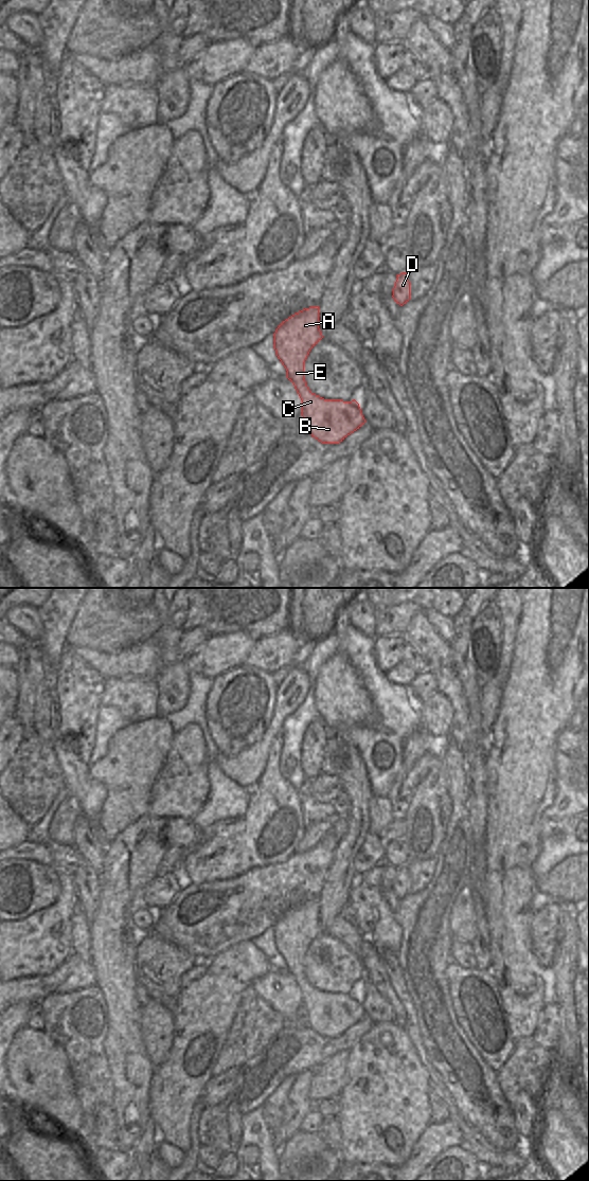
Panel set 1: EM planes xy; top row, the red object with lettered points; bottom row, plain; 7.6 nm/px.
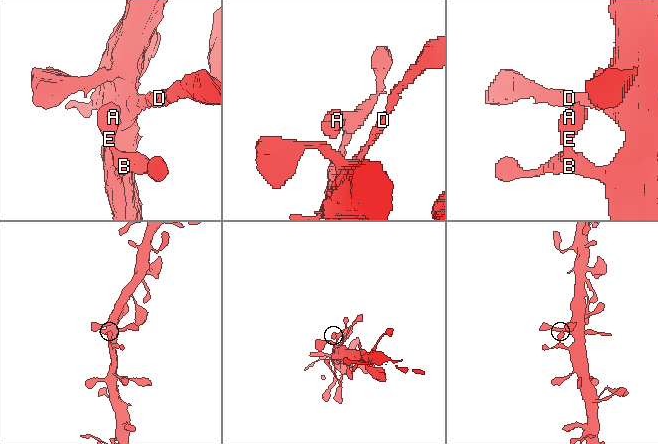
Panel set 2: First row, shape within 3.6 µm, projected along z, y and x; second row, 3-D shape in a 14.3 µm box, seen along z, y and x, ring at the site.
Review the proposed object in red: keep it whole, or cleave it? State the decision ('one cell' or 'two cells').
one cell

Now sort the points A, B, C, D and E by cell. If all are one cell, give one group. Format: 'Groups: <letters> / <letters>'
Groups: A B C D E.

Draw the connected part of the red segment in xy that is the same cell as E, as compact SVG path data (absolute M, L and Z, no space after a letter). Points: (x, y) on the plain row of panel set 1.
M311 899L279 918L274 926L274 943L302 994L306 1024L322 1037L339 1037L359 1022L365 1013L355 992L324 992L311 986L306 979L304 955L322 931L319 899Z

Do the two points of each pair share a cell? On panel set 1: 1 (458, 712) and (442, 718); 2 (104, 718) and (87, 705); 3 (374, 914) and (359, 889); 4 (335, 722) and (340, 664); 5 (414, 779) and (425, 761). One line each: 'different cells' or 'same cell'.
1: different cells
2: different cells
3: same cell
4: same cell
5: same cell

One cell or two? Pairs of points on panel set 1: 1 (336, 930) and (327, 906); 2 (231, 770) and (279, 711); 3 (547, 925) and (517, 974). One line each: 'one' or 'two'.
1: two
2: one
3: two

